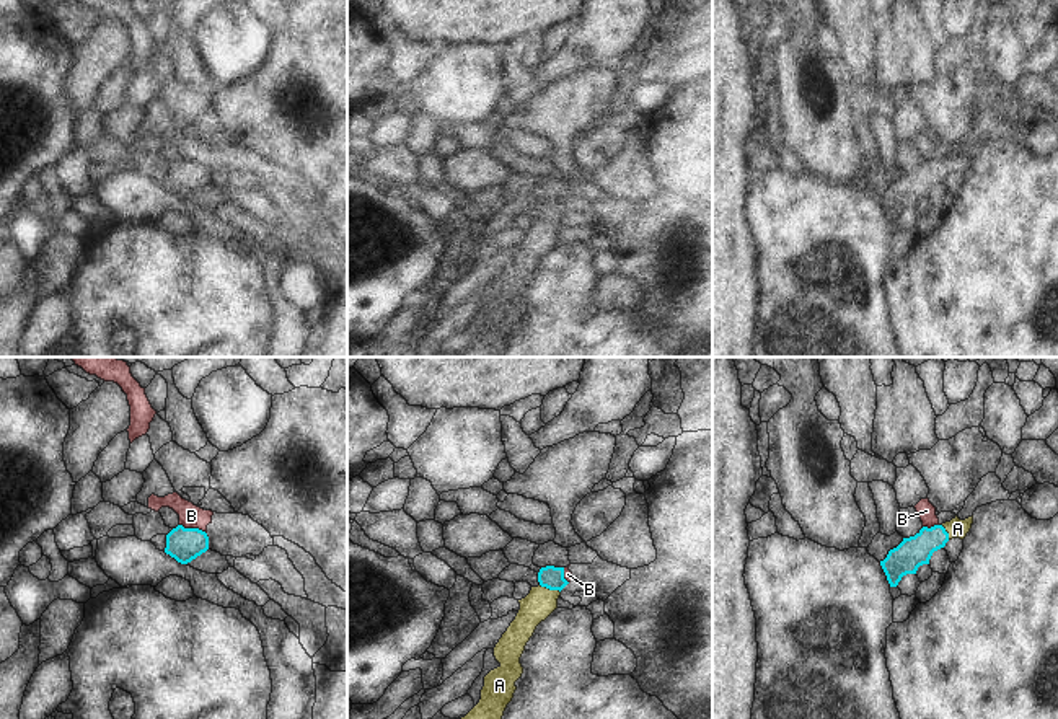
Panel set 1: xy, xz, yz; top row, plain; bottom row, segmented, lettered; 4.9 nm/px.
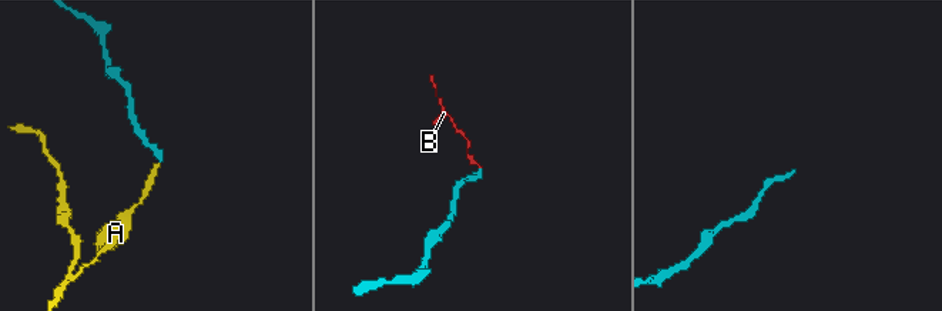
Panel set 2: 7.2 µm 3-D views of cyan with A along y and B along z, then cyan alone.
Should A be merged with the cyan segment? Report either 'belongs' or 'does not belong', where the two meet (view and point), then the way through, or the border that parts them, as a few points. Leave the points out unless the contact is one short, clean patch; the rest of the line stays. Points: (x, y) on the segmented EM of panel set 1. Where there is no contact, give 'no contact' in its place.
belongs; contact xz (550, 589); way xz (551, 577), (550, 589), (540, 602)

